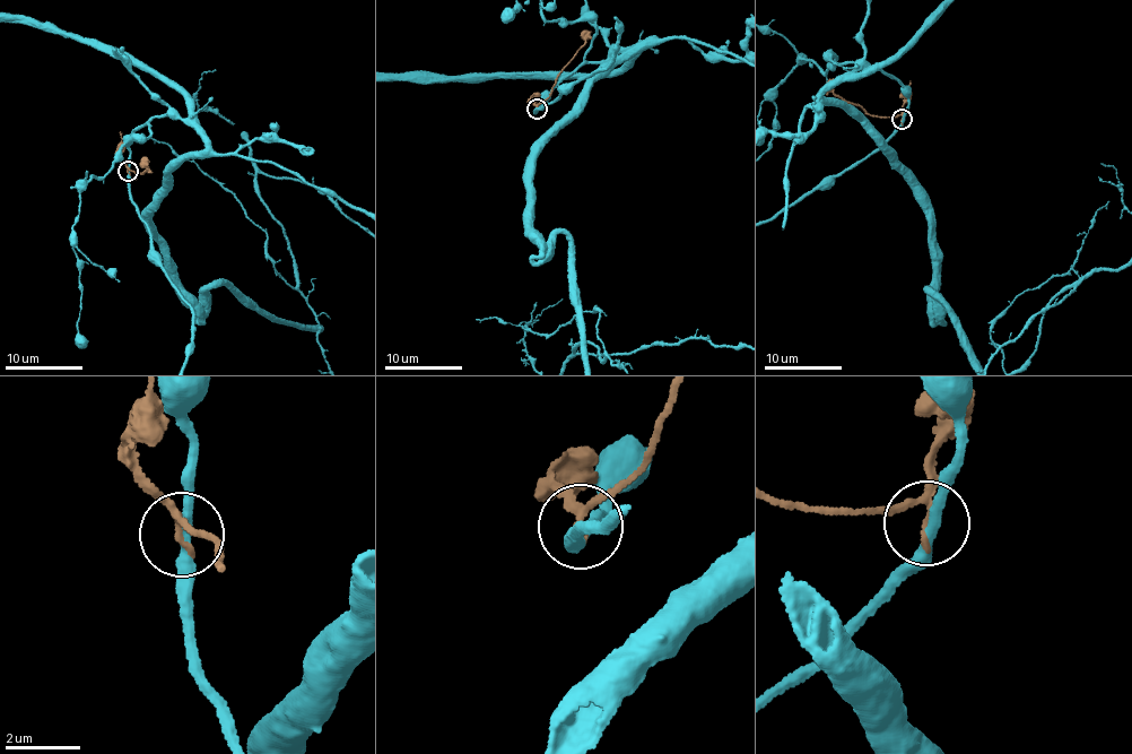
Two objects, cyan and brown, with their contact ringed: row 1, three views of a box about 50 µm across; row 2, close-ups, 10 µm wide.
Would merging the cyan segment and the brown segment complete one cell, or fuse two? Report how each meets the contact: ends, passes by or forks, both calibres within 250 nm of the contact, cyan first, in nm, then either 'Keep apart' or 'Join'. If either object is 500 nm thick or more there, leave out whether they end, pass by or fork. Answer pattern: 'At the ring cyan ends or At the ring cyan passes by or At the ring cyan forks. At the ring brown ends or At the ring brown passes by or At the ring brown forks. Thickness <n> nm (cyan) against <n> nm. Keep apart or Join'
At the ring cyan passes by. At the ring brown passes by. Thickness 280 nm (cyan) against 160 nm. Keep apart

